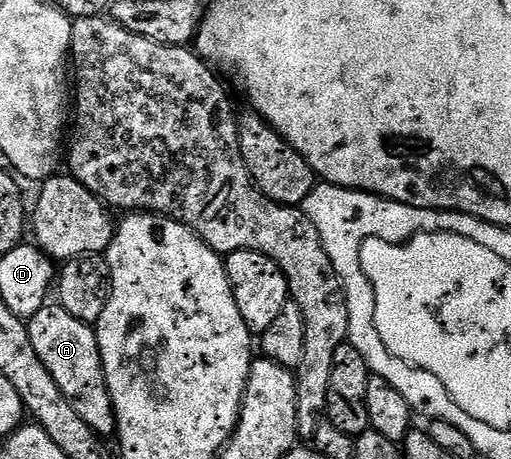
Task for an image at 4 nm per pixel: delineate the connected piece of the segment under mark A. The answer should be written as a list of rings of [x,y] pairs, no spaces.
[[[47,303],[28,320],[28,335],[40,363],[48,367],[48,375],[56,379],[56,387],[60,387],[62,394],[70,400],[76,415],[80,415],[80,419],[84,419],[94,433],[113,434],[116,429],[114,404],[104,375],[95,326],[86,325],[73,315],[68,315],[62,305]]]

